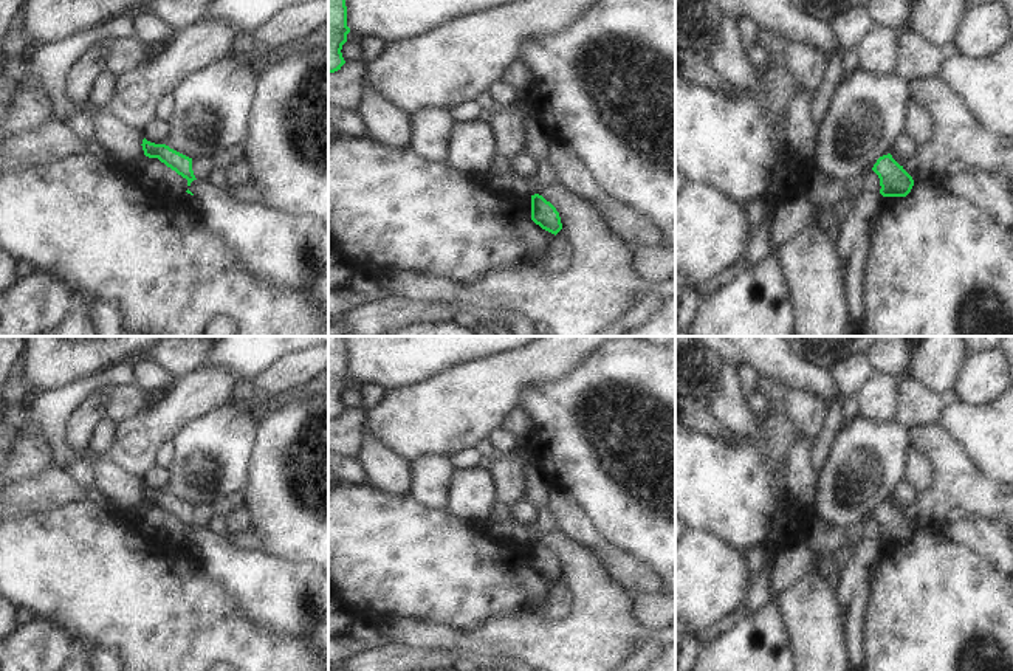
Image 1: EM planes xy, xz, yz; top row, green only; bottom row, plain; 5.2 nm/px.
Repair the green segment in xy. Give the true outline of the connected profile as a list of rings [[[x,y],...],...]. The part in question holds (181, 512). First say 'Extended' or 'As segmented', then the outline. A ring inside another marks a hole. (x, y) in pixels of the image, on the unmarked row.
As segmented. [[[146,485],[143,487],[143,497],[144,502],[149,505],[158,505],[161,510],[164,510],[167,514],[175,518],[178,522],[187,527],[187,533],[195,525],[194,518],[192,518],[192,505],[170,496],[166,491],[155,491],[147,488]]]

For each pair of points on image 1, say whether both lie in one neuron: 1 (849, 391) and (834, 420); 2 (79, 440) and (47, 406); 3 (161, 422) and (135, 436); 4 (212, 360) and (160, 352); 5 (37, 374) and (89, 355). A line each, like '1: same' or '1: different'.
1: different
2: different
3: same
4: different
5: same

